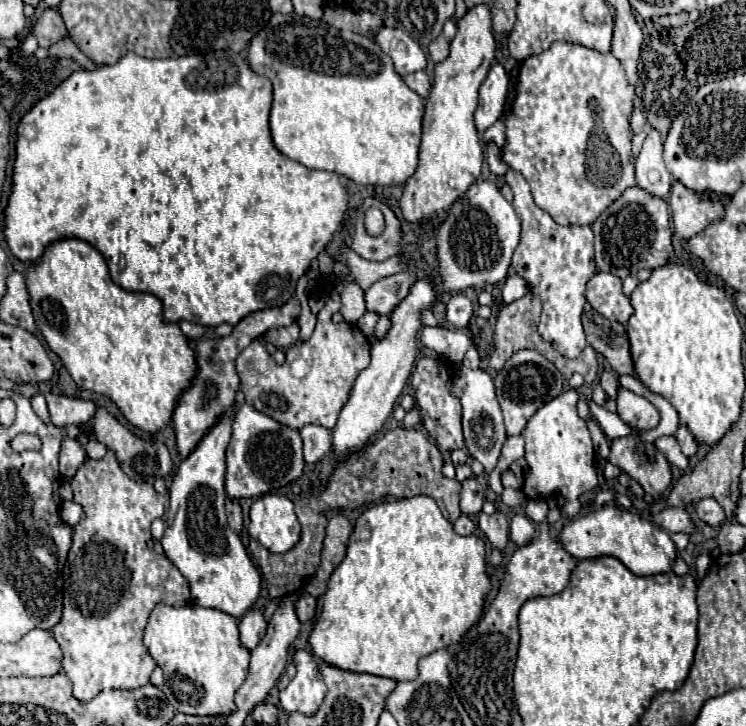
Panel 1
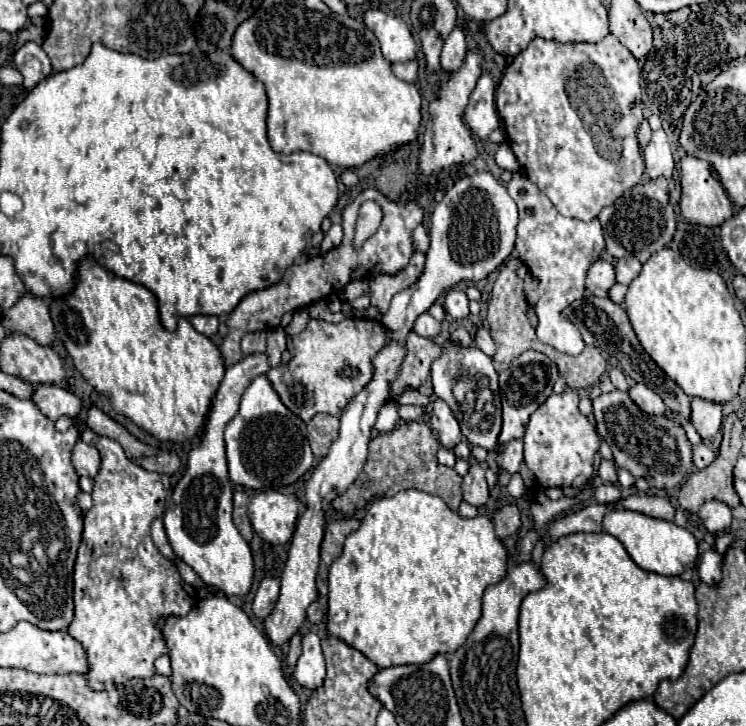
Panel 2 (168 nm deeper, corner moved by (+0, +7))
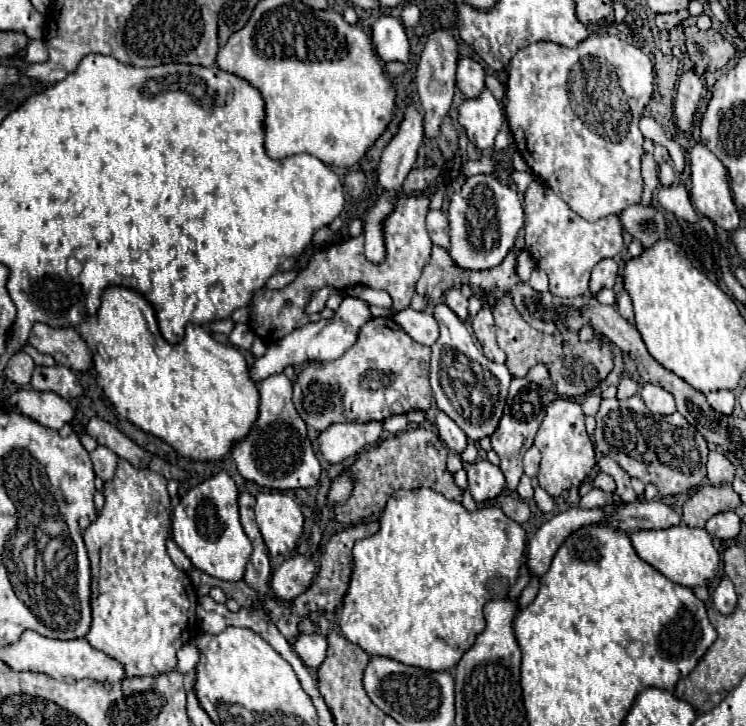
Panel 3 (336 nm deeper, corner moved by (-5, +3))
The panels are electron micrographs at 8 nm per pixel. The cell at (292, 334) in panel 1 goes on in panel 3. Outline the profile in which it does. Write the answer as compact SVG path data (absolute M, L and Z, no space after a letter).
M326 286L315 293L305 309L307 314L310 315L312 313L320 313L325 308L329 296L335 292L337 292L335 288Z

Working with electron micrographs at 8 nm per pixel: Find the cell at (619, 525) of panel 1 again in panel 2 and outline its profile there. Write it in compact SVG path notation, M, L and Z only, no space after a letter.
M610 508L604 514L602 528L604 528L604 532L616 536L622 542L622 546L626 548L630 558L642 570L664 574L664 576L678 576L686 568L692 568L694 562L698 560L696 538L692 536L690 530L680 528L674 522L666 522L666 520L652 518L652 516L646 516L646 514L640 514L640 512L632 512L632 510Z

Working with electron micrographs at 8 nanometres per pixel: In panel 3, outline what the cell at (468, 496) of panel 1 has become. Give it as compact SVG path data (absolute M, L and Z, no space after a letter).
M479 460L469 464L467 468L469 486L467 490L475 498L475 502L485 502L495 498L505 488L505 476L499 466L491 464L489 460Z

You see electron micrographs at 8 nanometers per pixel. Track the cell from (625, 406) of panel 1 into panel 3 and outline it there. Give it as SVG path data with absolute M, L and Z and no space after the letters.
M643 384L641 388L641 398L645 400L647 408L653 414L673 414L675 412L675 398L671 392L667 392L665 388L661 388L659 384Z

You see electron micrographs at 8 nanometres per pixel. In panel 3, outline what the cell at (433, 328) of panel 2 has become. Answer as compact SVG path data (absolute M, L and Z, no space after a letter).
M405 308L401 312L397 312L393 316L393 320L401 326L401 330L405 334L409 334L415 342L423 344L423 346L431 346L437 340L437 322L433 316L413 310L413 308Z

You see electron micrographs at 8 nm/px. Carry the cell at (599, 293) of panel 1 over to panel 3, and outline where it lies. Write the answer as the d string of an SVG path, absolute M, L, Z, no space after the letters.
M605 258L599 264L595 264L595 268L591 270L591 284L589 284L591 294L597 294L601 288L613 288L617 280L617 272L619 266L613 258Z

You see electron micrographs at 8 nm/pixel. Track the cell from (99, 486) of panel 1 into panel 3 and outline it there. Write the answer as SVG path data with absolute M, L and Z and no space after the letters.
M119 460L115 478L103 486L105 506L97 520L87 526L83 540L91 560L91 606L93 626L87 634L87 642L119 660L125 666L127 678L157 676L171 672L177 666L175 652L197 634L195 606L197 594L191 580L171 562L165 542L171 534L171 502L167 494L167 480L147 468L133 468L127 460Z

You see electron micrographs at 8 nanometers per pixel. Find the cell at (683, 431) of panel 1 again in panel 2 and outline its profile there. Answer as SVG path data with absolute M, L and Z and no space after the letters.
M692 398L690 408L692 408L690 422L696 428L696 432L700 434L700 438L702 440L712 438L720 430L720 424L722 424L722 406L712 404L708 400Z

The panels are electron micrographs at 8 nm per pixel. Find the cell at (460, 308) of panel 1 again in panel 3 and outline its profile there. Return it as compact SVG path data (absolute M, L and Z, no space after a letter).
M457 288L449 290L449 292L445 294L445 304L447 304L461 320L467 318L467 314L469 314L469 310L467 310L467 298L461 294L461 290L457 290Z

